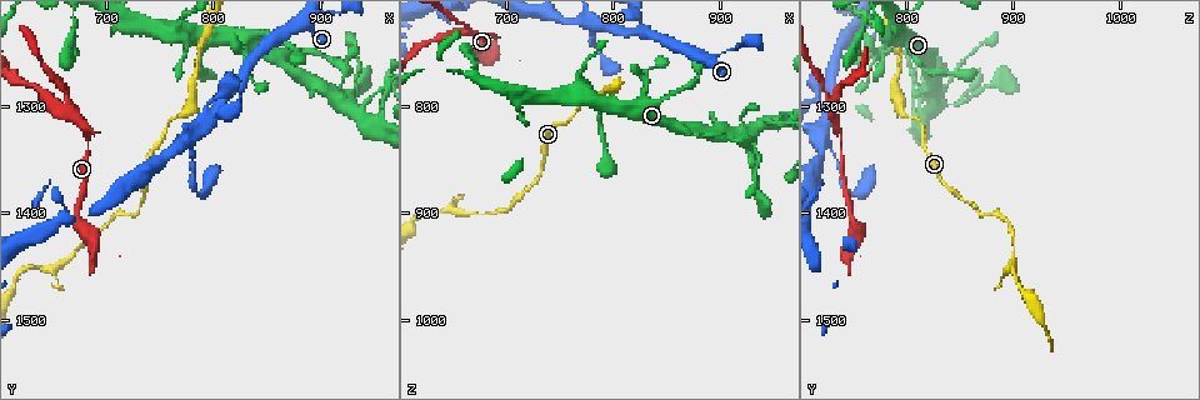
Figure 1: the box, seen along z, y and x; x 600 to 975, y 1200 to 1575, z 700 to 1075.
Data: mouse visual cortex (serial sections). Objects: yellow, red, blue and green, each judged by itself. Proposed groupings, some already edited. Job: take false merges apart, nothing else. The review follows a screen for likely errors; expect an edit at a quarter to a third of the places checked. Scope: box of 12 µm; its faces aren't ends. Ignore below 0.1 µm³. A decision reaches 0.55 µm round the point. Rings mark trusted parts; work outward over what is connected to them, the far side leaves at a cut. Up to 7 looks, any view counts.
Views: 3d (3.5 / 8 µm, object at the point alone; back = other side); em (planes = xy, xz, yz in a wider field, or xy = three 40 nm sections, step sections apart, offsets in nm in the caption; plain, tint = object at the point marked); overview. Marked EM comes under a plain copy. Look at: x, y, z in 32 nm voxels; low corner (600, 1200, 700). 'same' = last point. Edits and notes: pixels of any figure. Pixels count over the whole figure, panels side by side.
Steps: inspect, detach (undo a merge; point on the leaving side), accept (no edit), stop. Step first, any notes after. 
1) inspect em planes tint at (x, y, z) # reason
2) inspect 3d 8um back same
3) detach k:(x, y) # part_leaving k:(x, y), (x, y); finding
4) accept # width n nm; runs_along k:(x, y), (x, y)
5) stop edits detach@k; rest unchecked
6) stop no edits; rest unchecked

inspect 3d 8um at (682, 1322, 740) # thick turns thin

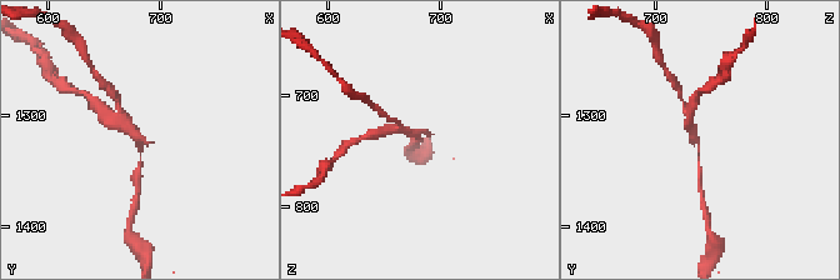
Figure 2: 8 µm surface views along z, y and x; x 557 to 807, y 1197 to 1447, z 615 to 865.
inspect 3d 3.5um at (680, 1324, 738)

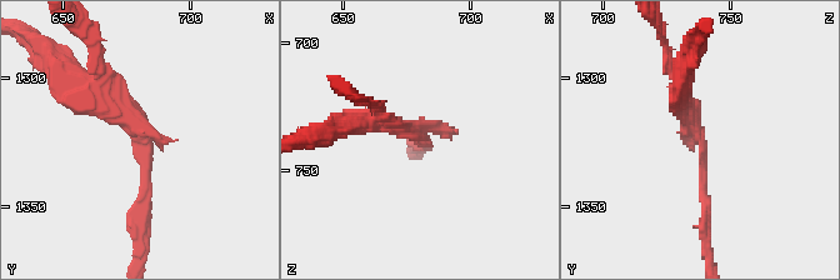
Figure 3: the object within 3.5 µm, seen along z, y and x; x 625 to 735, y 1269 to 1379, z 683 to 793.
inspect em xy step 3 tint at (683, 1323, 738) # arm_widths 150, 250 nm

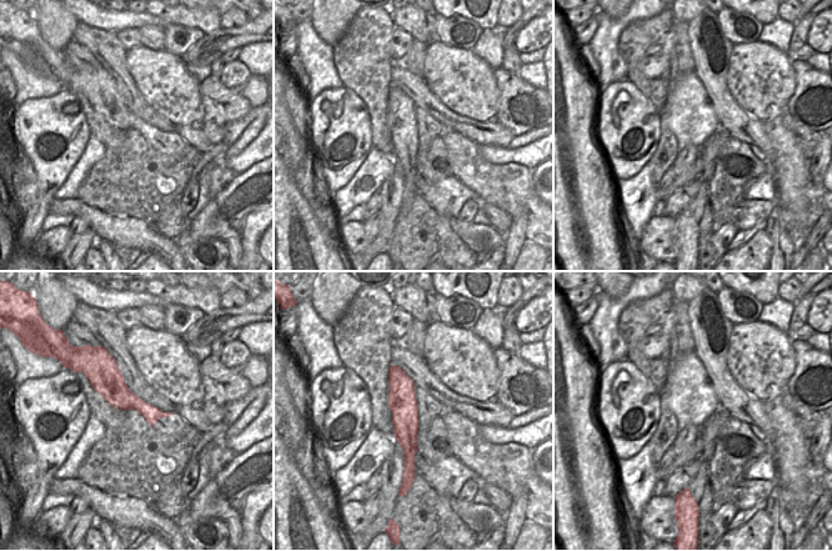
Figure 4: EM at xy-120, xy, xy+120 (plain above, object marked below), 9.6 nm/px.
detach 3:(50, 74) # border 4:(128, 390), (131, 407); a second cell is stuck on

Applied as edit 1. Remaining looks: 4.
inspect 3d 3.5um back at (798, 1306, 726) # two arms at a narrow angle

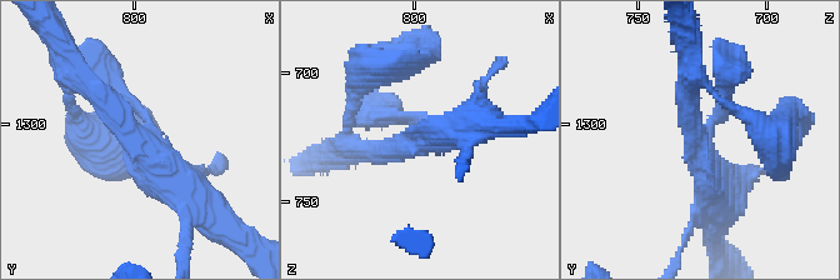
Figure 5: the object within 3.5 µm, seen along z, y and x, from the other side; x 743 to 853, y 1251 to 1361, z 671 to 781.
inspect em planes tint at (798, 1309, 727) # arms 3; arm_widths 150, 250, 500 nm

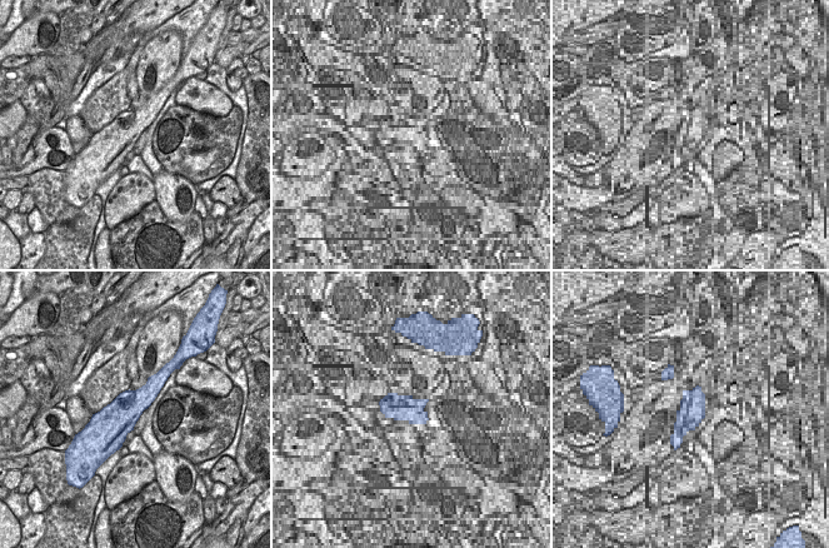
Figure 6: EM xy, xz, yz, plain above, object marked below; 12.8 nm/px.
accept # width 460 nm; runs_along 5:(84, 85), (199, 208); one cell here

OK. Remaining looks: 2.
inspect 3d 3.5um back at (634, 1450, 898) # narrows sharply

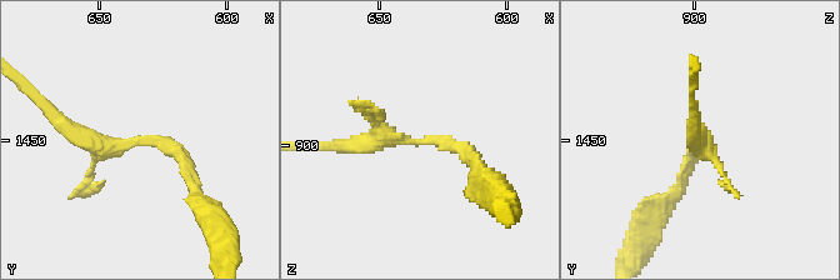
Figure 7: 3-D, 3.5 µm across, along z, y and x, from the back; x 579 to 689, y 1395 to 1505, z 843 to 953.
accept # runs_along 7:(64, 124), (101, 146), (168, 143), (194, 189); all the same cell

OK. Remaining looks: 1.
stop edits detach@3; rest unchecked

